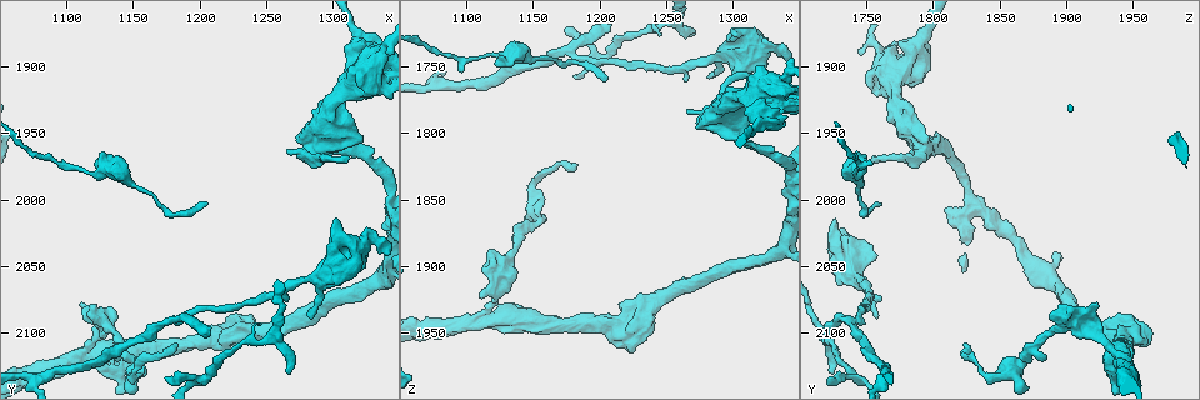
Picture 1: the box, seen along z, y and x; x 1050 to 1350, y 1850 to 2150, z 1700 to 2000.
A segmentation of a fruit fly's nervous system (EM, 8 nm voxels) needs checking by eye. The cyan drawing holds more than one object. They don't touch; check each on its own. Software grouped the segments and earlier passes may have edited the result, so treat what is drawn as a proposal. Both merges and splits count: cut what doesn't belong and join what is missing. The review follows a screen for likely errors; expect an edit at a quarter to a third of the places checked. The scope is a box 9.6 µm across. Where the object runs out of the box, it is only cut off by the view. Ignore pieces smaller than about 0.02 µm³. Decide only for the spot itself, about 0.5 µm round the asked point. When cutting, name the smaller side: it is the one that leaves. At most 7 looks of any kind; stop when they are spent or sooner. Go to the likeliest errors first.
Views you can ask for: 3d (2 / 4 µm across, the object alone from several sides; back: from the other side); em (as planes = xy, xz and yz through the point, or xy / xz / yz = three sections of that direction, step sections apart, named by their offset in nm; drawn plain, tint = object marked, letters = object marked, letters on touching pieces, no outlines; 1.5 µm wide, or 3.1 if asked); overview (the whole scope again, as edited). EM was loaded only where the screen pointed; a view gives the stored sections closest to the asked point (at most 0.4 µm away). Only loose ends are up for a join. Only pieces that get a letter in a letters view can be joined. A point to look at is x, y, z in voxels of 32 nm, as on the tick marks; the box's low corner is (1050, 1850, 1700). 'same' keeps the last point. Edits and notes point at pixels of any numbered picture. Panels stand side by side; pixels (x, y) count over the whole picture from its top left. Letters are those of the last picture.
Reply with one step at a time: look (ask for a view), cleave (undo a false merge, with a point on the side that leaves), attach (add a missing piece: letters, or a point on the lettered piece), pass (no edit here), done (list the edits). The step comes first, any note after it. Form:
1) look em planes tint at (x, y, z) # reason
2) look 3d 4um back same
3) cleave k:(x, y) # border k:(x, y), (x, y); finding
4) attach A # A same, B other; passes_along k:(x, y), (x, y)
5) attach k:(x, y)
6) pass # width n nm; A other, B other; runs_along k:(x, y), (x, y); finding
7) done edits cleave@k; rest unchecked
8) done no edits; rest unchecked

look em planes letters at (1120, 2112, 1936) # thick turns thin

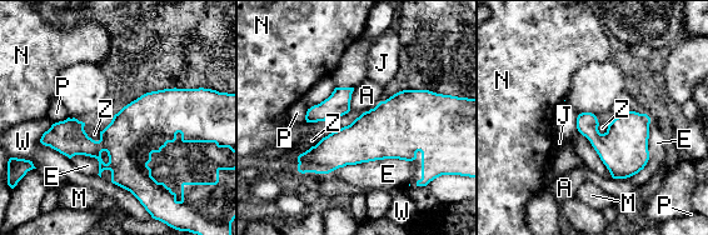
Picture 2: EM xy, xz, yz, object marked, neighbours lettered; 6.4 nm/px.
pass # A other, E other, J other, M other, N other, P other, W other, Z other; runs_along 2:(194, 114), (123, 146), (46, 139); one neuron here

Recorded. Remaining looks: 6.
look em planes letters at (1176, 2136, 1720) # tapers out

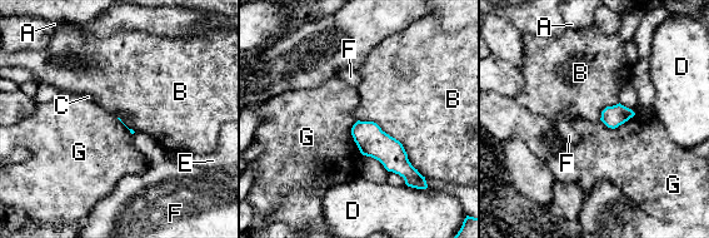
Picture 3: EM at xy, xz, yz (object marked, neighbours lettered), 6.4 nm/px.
pass # longest_contact B 550 nm; A other, B other, C other, D other, E other, F other, G other; border 3:(357, 120), (351, 137), (363, 155); no lettered piece goes on from it

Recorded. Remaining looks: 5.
look 3d 2um at (1264, 2128, 1724) # an open end

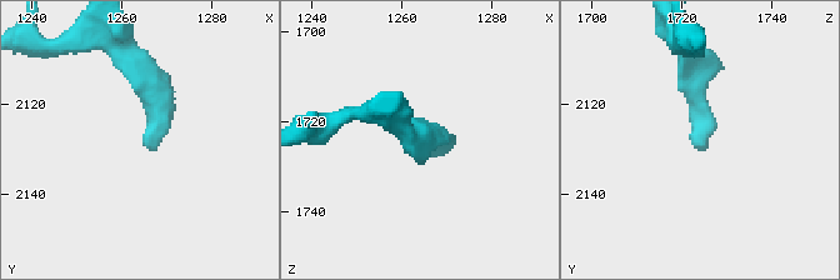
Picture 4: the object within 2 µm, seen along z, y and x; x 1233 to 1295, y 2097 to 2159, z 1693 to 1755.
look em planes plain at (1265, 2128, 1722)

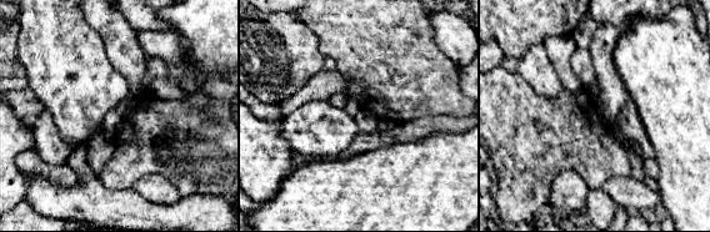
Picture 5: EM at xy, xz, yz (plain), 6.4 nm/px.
look em planes letters same

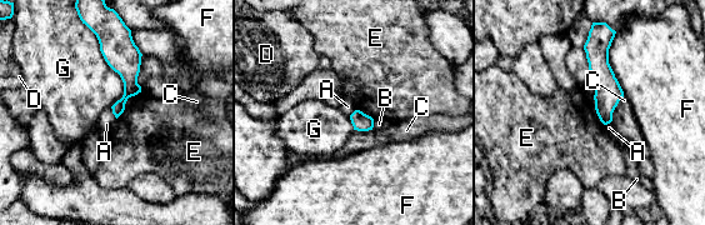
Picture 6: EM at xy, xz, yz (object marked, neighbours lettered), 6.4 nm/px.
pass # A other, B other, C other, D other, E other, F other, G other; no lettered piece goes on from it

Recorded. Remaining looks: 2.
done no edits; rest unchecked

